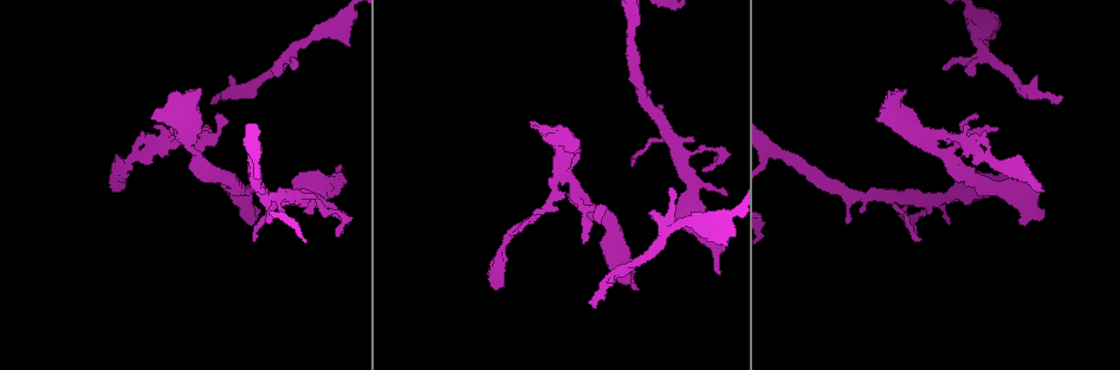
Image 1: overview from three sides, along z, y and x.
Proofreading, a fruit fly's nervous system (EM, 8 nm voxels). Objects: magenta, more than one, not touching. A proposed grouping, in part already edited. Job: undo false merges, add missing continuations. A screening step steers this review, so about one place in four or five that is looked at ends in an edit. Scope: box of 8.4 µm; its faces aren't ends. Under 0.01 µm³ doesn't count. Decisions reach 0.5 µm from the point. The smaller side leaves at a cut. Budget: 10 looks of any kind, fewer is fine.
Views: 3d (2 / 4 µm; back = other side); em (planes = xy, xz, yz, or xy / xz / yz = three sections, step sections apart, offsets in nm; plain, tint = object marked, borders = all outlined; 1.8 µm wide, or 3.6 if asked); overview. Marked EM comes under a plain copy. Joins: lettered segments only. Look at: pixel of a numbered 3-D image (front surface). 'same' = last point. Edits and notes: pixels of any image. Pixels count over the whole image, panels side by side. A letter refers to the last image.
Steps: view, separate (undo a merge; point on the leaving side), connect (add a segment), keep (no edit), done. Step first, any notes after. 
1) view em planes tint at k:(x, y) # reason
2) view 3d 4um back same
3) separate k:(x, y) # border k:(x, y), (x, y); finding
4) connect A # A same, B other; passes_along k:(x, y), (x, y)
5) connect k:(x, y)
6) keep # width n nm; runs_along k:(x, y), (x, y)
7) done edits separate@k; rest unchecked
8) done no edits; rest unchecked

view 3d 4um back at 1:(716, 157) # tapers out

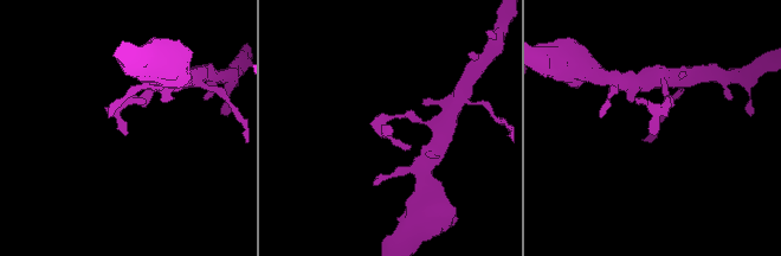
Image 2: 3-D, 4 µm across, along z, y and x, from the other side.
view em 3.6um xz step 16 borders at 2:(126, 133) # now the EM

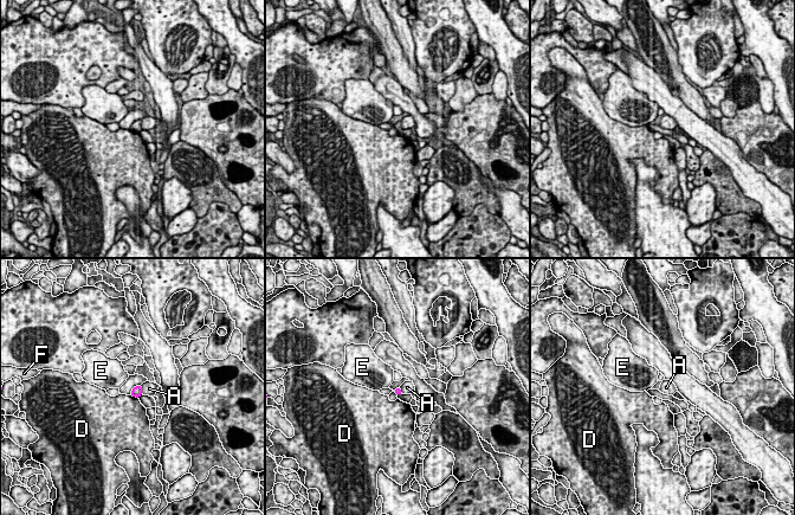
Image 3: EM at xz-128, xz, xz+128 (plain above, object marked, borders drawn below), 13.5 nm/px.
keep # A other, D other, E other, F other; border 3:(401, 393), (396, 396); none of them fits

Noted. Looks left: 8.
view em xy step 4 tint at 1:(258, 210) # free end

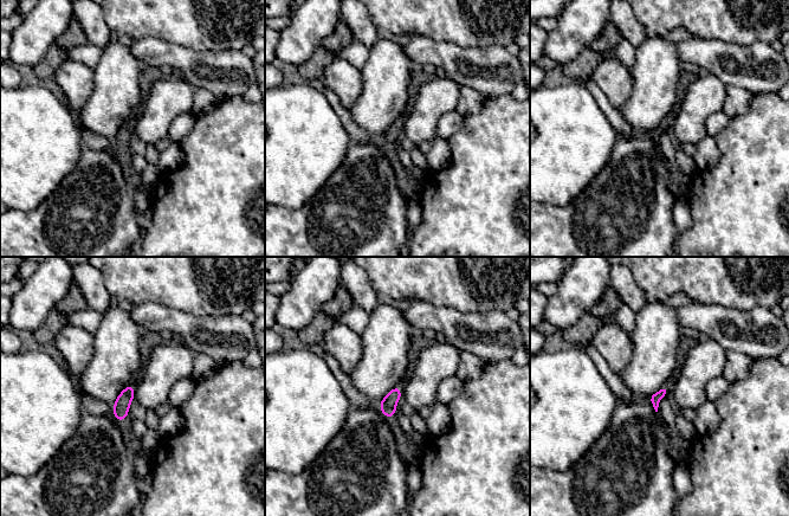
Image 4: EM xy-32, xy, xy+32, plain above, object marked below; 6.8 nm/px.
view em planes borders same # cut it another way

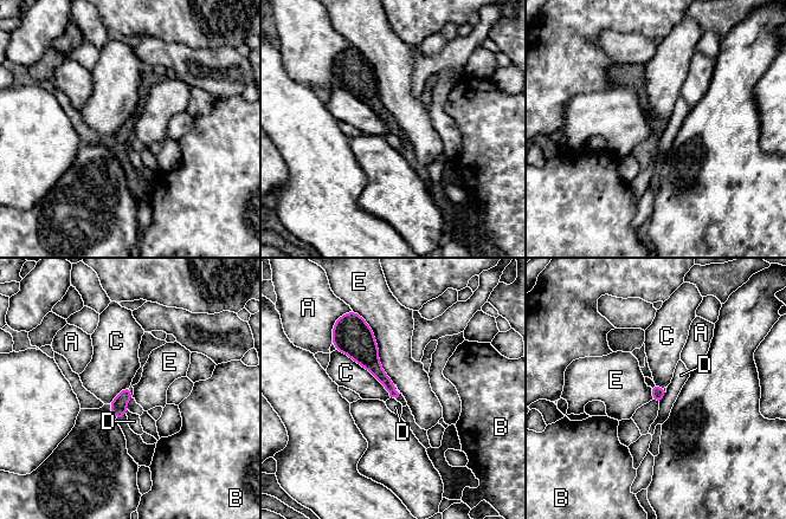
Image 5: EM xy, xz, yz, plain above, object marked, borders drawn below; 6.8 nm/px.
keep # longest_contact E 550 nm; A other, B other, C other, D other, E other; border 5:(360, 315), (395, 384); no lettered segment goes on from it

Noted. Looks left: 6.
view em planes borders at 1:(1041, 192) # branch stops here

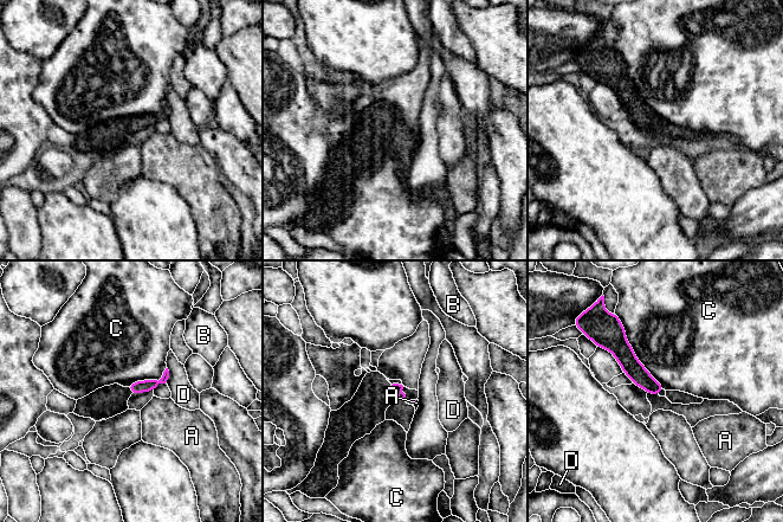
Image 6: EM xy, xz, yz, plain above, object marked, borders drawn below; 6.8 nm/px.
keep # longest_contact C 550 nm; A other, B other, C other, D other; runs_along 6:(615, 339), (627, 361), (659, 388); no lettered segment goes on from it

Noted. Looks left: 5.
view 3d 2um at 1:(1061, 95) # branch stops here

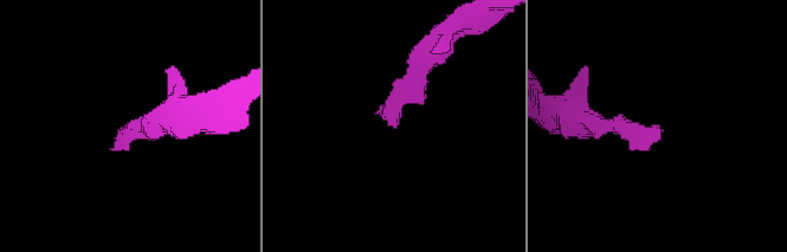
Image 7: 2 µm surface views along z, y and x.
view em planes borders at 7:(656, 131)

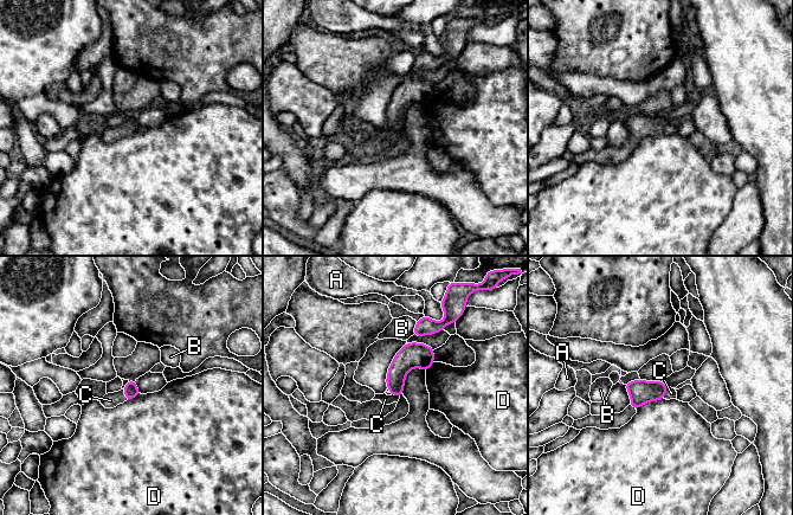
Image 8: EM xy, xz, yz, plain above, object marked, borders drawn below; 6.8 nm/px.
connect C # width 100 nm; A other, B other, C same, D other; passes_along 8:(130, 388), (124, 396), (110, 400); the cell continues

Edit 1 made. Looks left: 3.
done edits connect@8; rest unchecked

